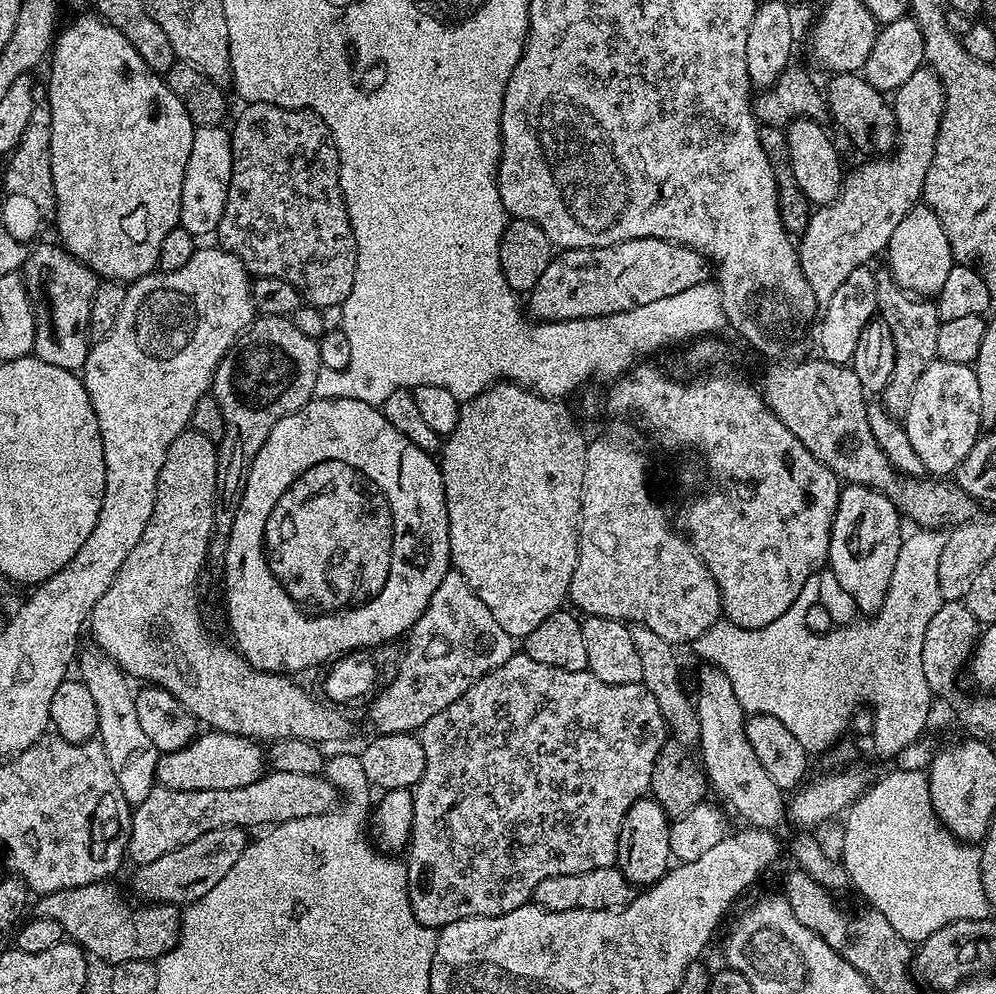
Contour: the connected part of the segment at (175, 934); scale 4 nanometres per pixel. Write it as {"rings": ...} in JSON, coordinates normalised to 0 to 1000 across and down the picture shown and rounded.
{"rings":[[[99,885],[90,891],[78,891],[70,895],[58,895],[35,906],[35,921],[50,924],[62,932],[65,943],[84,955],[89,963],[97,962],[108,972],[136,966],[160,967],[181,947],[182,919],[171,909],[146,908],[136,913],[120,898],[116,887]]]}

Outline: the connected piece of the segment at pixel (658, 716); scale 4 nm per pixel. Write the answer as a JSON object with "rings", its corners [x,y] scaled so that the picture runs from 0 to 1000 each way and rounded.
{"rings":[[[515,658],[508,666],[504,666],[504,670],[500,670],[494,676],[489,676],[479,688],[472,690],[472,694],[468,694],[468,698],[464,698],[459,704],[452,706],[452,710],[448,710],[448,714],[440,714],[440,718],[429,721],[423,728],[426,729],[420,733],[420,739],[424,746],[424,755],[428,755],[428,775],[414,797],[416,823],[414,824],[414,840],[408,850],[408,858],[410,857],[408,868],[410,871],[410,902],[412,903],[412,911],[414,912],[416,924],[420,924],[420,928],[424,932],[435,936],[447,934],[452,928],[460,928],[461,926],[476,924],[477,922],[512,920],[512,915],[520,915],[525,909],[531,908],[534,905],[534,896],[537,895],[542,887],[548,887],[548,883],[560,883],[568,879],[584,879],[592,875],[615,872],[618,868],[618,856],[620,855],[620,839],[624,835],[624,827],[629,823],[629,815],[633,815],[633,811],[637,811],[637,807],[644,804],[654,794],[659,764],[669,743],[669,729],[665,722],[665,714],[661,714],[661,706],[657,702],[657,698],[653,698],[653,694],[648,692],[646,687],[609,688],[604,686],[604,682],[600,682],[589,674],[573,676],[572,674],[564,674],[556,670],[544,670],[544,666],[536,666],[536,662],[525,658]]]}

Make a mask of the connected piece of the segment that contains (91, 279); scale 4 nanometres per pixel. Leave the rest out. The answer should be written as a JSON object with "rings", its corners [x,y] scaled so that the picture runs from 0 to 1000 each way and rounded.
{"rings":[[[56,243],[33,248],[24,262],[22,277],[29,295],[44,293],[34,302],[36,331],[32,354],[42,364],[50,364],[50,368],[62,368],[62,372],[75,374],[83,371],[90,349],[86,328],[92,316],[99,279]]]}

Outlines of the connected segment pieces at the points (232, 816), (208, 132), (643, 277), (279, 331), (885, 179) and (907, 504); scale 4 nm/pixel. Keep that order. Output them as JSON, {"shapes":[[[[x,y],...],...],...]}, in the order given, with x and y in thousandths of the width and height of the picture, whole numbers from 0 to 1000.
{"shapes":[[[[266,776],[251,791],[235,795],[175,795],[158,791],[147,799],[141,809],[133,813],[133,834],[129,844],[130,866],[140,871],[171,859],[195,843],[203,843],[207,835],[243,833],[254,835],[260,829],[276,831],[295,823],[309,823],[331,817],[339,809],[339,798],[333,786],[324,780],[287,779]]],[[[198,128],[195,143],[191,147],[191,159],[187,163],[187,175],[183,183],[180,228],[186,229],[192,237],[212,238],[223,223],[227,207],[227,195],[233,178],[233,134],[228,128]]],[[[637,239],[603,249],[568,249],[555,257],[552,268],[548,268],[544,280],[540,280],[540,284],[534,289],[528,302],[528,314],[531,319],[542,324],[590,322],[594,318],[632,314],[661,300],[673,300],[673,296],[685,296],[685,292],[693,292],[693,288],[708,285],[712,281],[711,270],[713,271],[713,263],[704,254],[661,239]]],[[[261,318],[254,321],[218,368],[211,396],[219,408],[223,408],[225,422],[225,442],[219,447],[219,507],[224,514],[218,518],[217,527],[213,531],[213,550],[209,553],[209,562],[214,568],[224,568],[233,520],[243,505],[243,497],[247,493],[245,481],[249,478],[254,461],[259,453],[263,453],[271,433],[275,433],[278,425],[295,416],[300,410],[306,410],[310,402],[314,401],[322,373],[320,345],[307,340],[307,336],[303,336],[303,332],[299,332],[299,328],[295,328],[288,318]]],[[[923,68],[900,90],[895,106],[902,134],[898,152],[883,159],[868,160],[868,165],[861,166],[852,177],[850,174],[839,201],[820,208],[807,236],[802,238],[805,276],[817,294],[820,307],[831,306],[833,300],[837,300],[837,292],[853,280],[855,273],[868,269],[883,254],[885,257],[902,223],[925,204],[948,114],[948,88],[935,68]]],[[[807,360],[802,364],[786,364],[787,366],[772,365],[775,367],[767,374],[765,397],[771,406],[771,411],[783,422],[785,429],[789,429],[789,433],[793,433],[793,437],[797,437],[801,445],[805,445],[805,449],[809,449],[809,453],[813,453],[813,457],[821,461],[821,465],[828,467],[838,479],[842,479],[844,484],[852,488],[876,491],[892,499],[903,514],[911,522],[913,519],[920,526],[917,528],[924,531],[955,533],[964,527],[973,527],[981,522],[982,505],[974,497],[970,497],[970,493],[966,493],[963,487],[948,481],[913,481],[900,474],[894,461],[890,461],[890,457],[882,449],[878,441],[878,433],[873,433],[871,420],[873,402],[865,384],[861,384],[861,376],[857,376],[854,368],[838,366],[826,360],[811,361]]]]}

